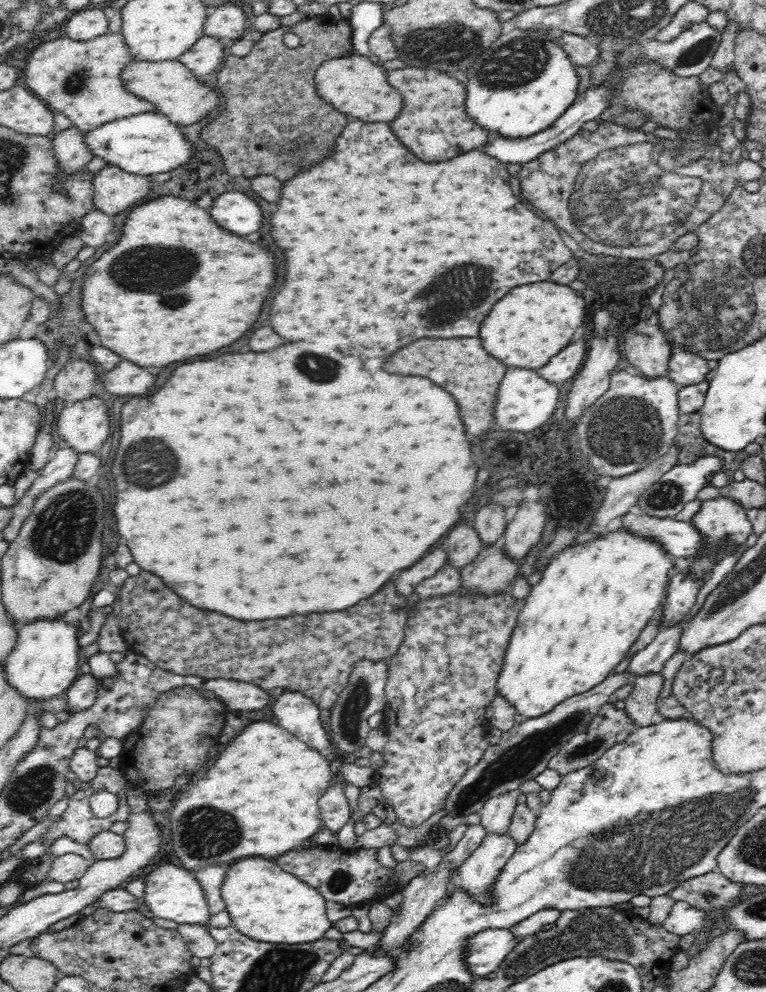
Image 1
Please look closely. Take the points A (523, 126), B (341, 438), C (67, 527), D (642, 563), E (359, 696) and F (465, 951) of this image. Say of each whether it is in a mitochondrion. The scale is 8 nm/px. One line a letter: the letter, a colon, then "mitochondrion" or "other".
A: other
B: other
C: mitochondrion
D: other
E: mitochondrion
F: other

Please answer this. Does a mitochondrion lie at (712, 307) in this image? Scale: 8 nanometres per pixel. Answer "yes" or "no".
yes

